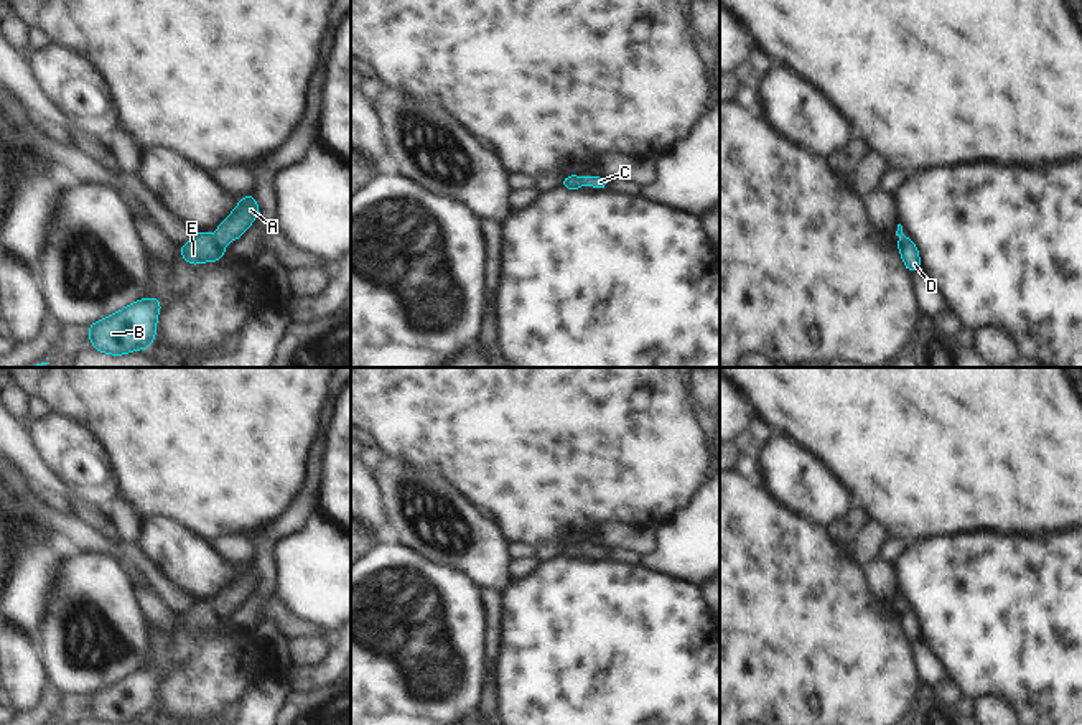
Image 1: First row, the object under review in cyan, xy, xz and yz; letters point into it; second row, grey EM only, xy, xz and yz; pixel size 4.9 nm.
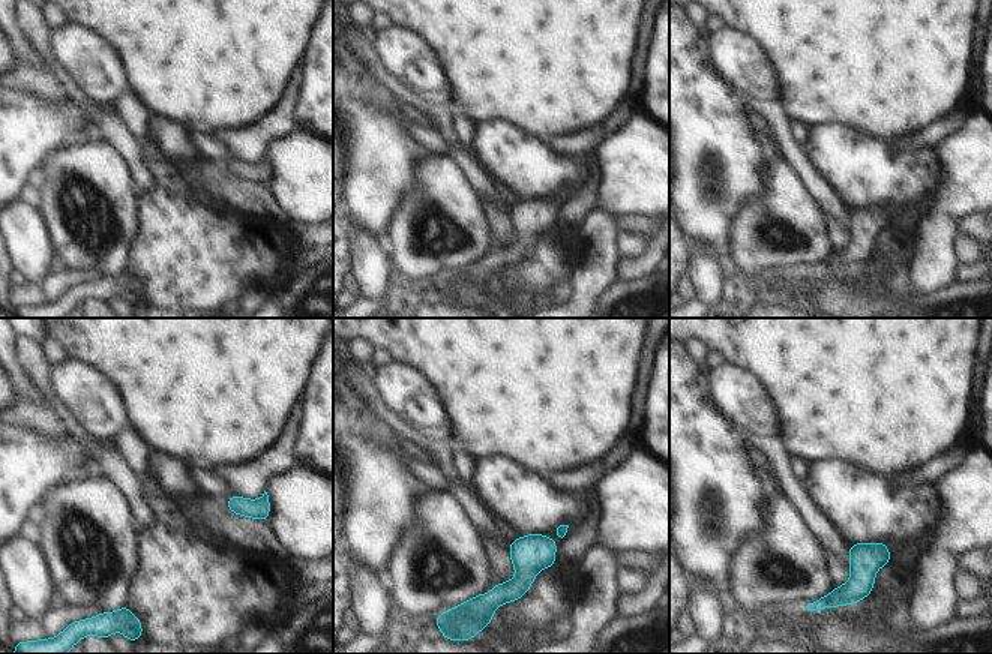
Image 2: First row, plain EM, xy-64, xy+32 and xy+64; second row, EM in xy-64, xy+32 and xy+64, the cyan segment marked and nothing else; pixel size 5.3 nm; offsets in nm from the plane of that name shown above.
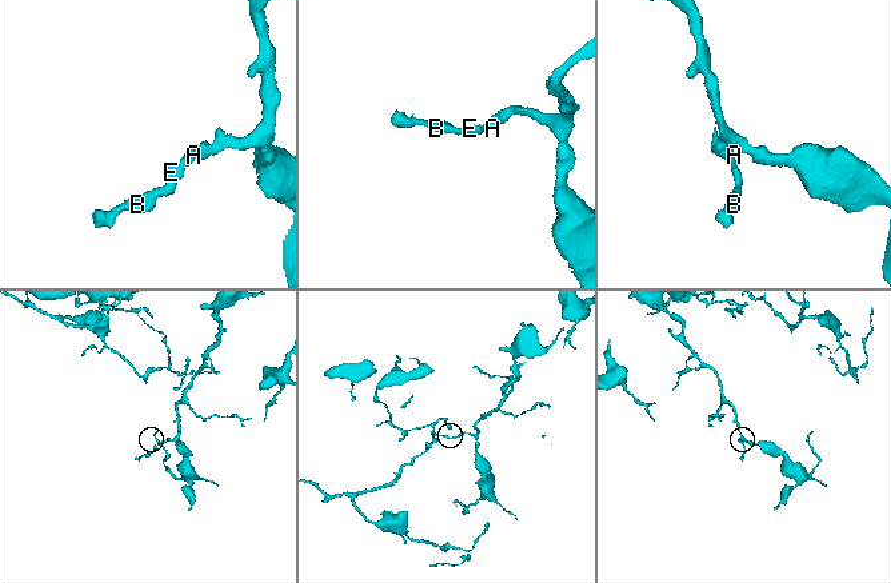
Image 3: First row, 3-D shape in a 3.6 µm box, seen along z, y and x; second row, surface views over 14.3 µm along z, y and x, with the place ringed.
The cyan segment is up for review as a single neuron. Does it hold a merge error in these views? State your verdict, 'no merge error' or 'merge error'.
no merge error

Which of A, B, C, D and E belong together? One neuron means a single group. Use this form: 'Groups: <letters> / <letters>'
Groups: A B C D E.

